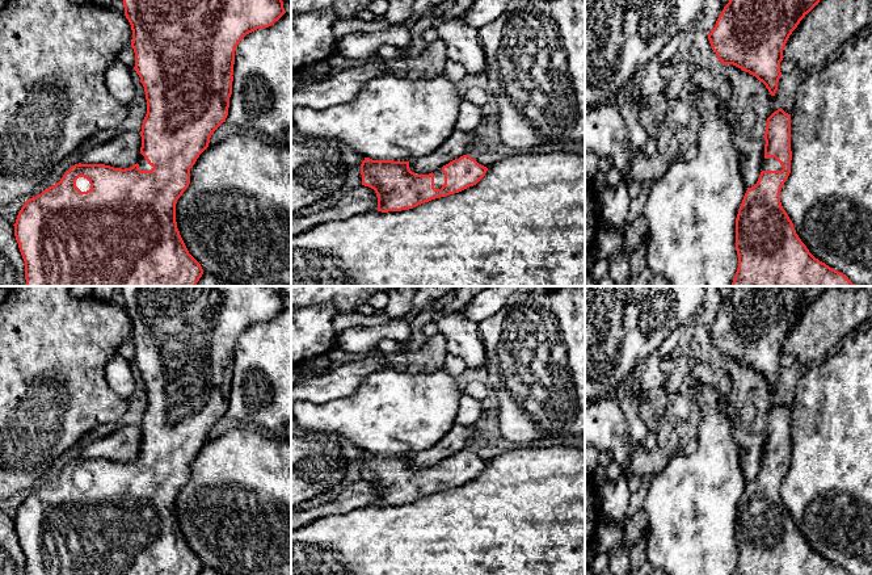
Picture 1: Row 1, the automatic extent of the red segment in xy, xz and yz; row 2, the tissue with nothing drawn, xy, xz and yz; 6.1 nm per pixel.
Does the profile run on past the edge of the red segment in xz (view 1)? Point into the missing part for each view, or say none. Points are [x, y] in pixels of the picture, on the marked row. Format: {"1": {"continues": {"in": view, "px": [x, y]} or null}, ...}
{"1": {"continues": {"in": "xz", "px": [438, 175]}}}

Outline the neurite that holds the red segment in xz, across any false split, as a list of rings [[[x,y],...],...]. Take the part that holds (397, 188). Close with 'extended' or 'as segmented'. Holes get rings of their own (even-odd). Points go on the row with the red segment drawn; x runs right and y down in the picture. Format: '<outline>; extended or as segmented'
[[[469,155],[450,161],[429,175],[416,175],[409,161],[372,160],[361,164],[362,185],[375,190],[378,211],[413,209],[435,198],[476,185],[488,168]]]; extended

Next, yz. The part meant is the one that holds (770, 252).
[[[782,108],[774,112],[763,138],[762,172],[757,184],[746,190],[736,218],[738,268],[732,286],[858,286],[809,252],[782,206],[780,190],[791,173],[791,114]]]; extended

